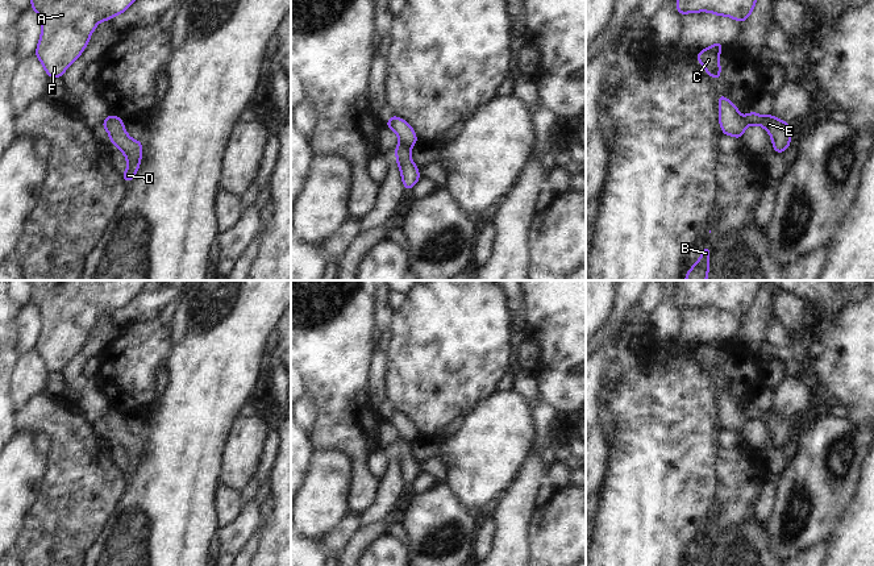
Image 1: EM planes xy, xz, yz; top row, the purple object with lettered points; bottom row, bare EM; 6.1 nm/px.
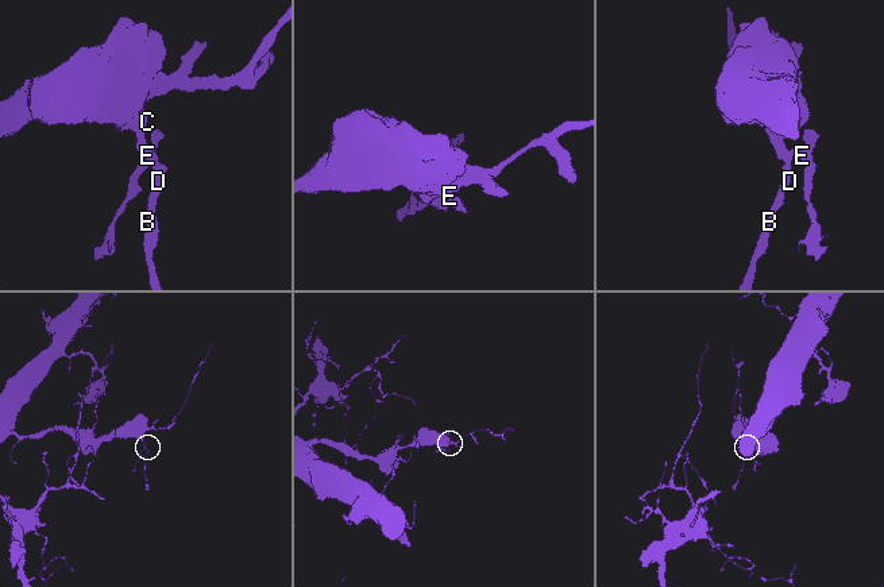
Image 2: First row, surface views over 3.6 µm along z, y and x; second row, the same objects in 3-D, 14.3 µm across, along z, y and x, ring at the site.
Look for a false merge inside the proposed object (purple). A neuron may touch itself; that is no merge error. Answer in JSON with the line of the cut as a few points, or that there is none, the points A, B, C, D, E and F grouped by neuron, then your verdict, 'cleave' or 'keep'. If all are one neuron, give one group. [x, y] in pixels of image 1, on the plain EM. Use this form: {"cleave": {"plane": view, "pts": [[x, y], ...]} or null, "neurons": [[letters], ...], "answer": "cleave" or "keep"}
{"cleave": {"plane": "xz", "pts": [[400, 437], [410, 444]]}, "neurons": [["A", "B", "C", "D", "F"], ["E"]], "answer": "cleave"}

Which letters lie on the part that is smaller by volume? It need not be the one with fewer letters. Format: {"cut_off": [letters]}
{"cut_off": ["E"]}

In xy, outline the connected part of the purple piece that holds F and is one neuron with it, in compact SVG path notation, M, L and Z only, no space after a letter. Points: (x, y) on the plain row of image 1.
M29 280L30 303L37 307L42 319L36 351L49 373L61 373L76 355L90 337L100 316L109 316L122 309L147 283L147 280Z

